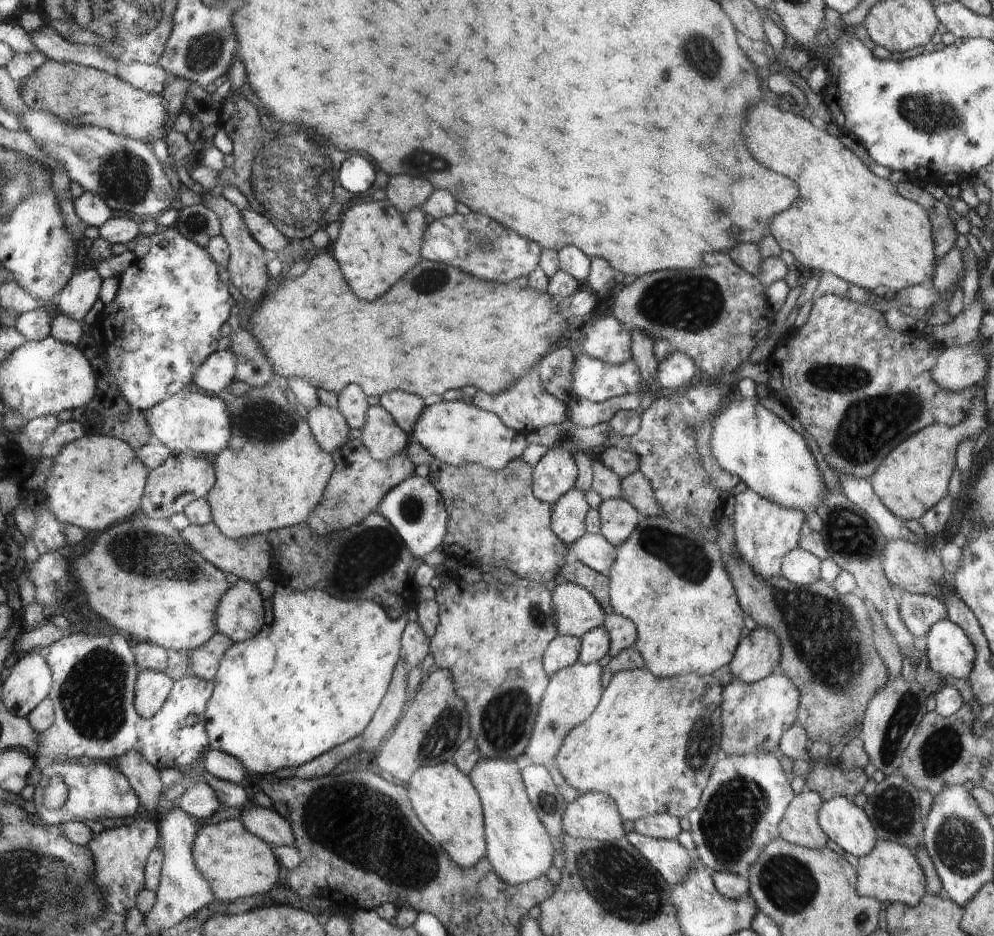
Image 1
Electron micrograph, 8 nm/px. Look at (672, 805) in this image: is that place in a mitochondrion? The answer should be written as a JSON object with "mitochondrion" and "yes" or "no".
{"mitochondrion":"no"}

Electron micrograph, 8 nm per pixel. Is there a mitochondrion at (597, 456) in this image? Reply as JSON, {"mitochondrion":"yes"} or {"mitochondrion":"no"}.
{"mitochondrion":"no"}

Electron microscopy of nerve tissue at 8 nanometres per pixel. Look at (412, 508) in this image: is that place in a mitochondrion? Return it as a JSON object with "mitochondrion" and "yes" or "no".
{"mitochondrion":"yes"}

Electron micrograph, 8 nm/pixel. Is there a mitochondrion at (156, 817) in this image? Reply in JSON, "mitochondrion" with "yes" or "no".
{"mitochondrion":"no"}

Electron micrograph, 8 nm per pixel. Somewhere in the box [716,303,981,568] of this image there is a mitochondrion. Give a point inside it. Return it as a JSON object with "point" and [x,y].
{"point":[874,420]}

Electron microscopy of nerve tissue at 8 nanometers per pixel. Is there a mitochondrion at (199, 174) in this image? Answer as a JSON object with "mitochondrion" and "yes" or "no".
{"mitochondrion":"yes"}

